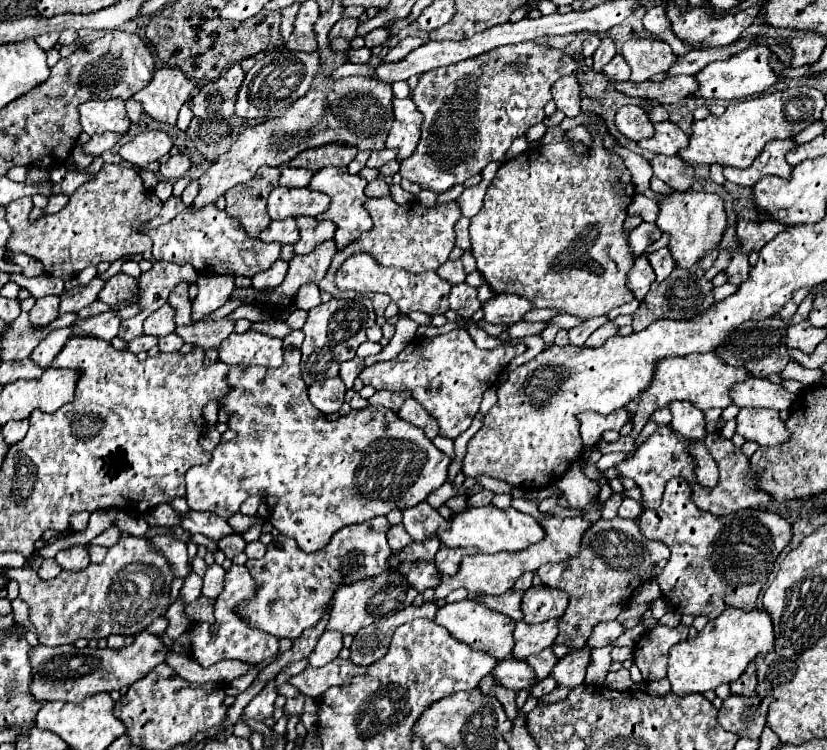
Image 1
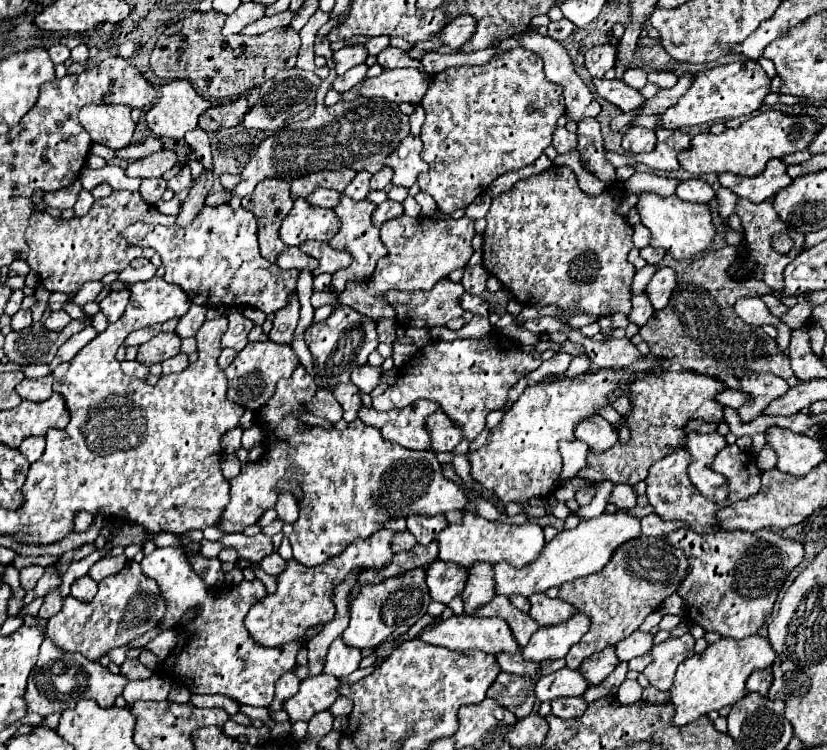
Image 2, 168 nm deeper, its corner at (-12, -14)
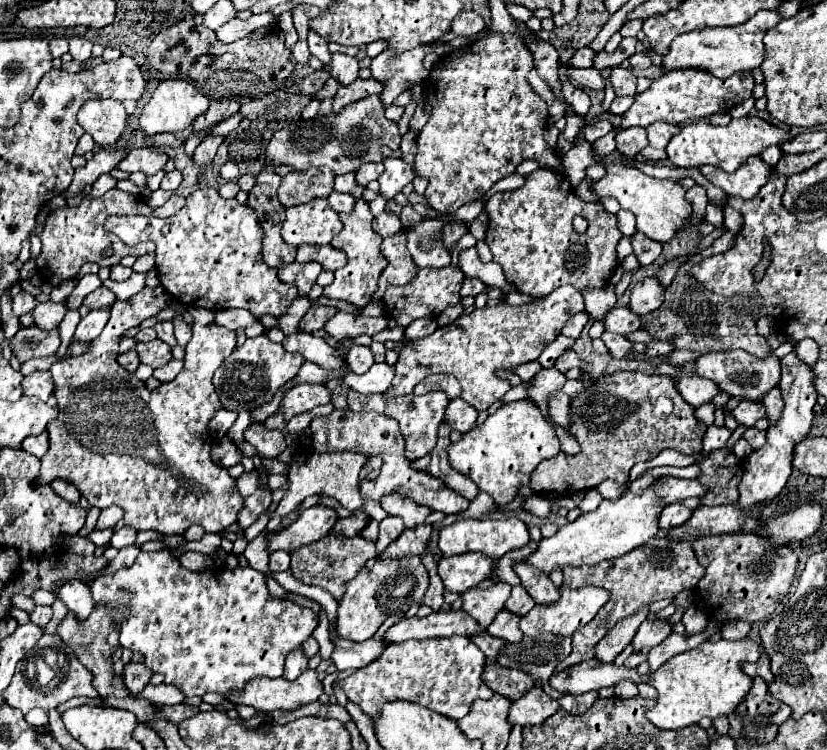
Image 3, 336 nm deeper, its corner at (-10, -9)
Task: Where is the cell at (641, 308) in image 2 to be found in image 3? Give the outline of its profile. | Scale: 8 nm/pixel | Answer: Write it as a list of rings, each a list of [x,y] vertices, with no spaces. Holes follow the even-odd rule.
[[[627,305],[625,307],[613,307],[605,315],[605,331],[627,335],[631,331],[637,331],[641,327],[641,317],[635,315]]]

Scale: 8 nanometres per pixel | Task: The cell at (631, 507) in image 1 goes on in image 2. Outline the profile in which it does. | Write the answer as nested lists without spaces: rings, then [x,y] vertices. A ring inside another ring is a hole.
[[[657,514],[645,516],[641,520],[641,530],[643,530],[645,536],[667,536],[667,534],[679,530],[679,528],[689,528],[689,526],[685,522],[681,522],[681,520],[675,520],[675,522],[663,520]]]

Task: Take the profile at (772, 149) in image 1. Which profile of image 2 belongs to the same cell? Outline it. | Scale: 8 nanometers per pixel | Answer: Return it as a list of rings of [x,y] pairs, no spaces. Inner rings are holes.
[[[775,158],[769,160],[767,168],[763,174],[755,176],[755,178],[745,178],[745,176],[737,176],[737,174],[719,174],[719,182],[721,186],[729,188],[731,192],[735,192],[739,198],[747,198],[751,202],[763,202],[769,196],[775,196],[775,192],[779,192],[781,188],[791,184],[791,178],[787,176],[787,166]]]

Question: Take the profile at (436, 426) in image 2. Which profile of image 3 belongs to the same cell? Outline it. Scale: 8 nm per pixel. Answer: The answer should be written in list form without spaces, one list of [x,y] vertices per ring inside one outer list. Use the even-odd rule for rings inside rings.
[[[459,397],[449,401],[447,411],[445,411],[445,417],[443,417],[443,421],[451,429],[455,429],[459,433],[471,431],[473,425],[475,425],[475,419],[477,419],[477,411],[469,403],[465,403],[463,399],[459,399]]]

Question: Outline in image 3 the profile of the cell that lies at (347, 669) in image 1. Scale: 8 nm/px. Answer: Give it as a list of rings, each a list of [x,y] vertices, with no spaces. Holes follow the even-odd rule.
[[[305,671],[295,681],[287,681],[283,677],[269,679],[251,679],[245,685],[243,693],[229,693],[225,695],[233,703],[251,705],[259,711],[271,713],[275,709],[299,709],[301,705],[313,703],[323,693],[323,683],[319,681],[315,671]]]

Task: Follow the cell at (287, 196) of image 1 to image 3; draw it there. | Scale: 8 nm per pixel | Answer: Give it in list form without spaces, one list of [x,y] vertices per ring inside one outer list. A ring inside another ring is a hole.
[[[313,199],[311,203],[287,209],[281,235],[285,243],[299,247],[303,243],[327,245],[339,231],[339,215],[327,205],[327,199]]]

